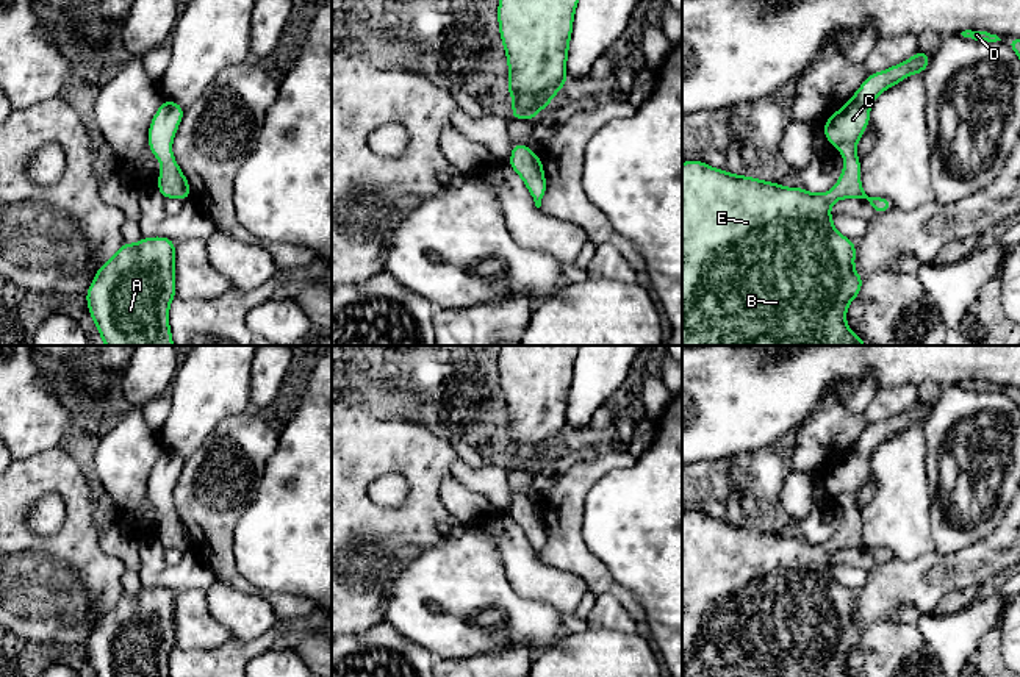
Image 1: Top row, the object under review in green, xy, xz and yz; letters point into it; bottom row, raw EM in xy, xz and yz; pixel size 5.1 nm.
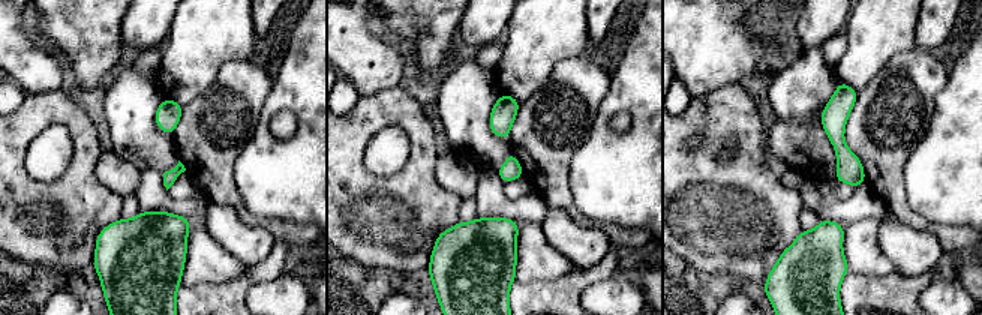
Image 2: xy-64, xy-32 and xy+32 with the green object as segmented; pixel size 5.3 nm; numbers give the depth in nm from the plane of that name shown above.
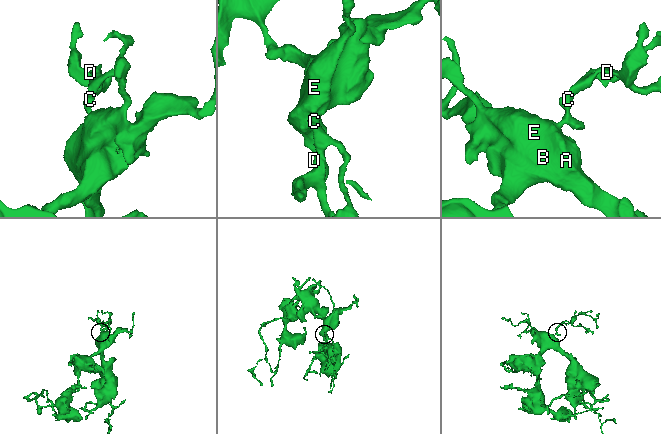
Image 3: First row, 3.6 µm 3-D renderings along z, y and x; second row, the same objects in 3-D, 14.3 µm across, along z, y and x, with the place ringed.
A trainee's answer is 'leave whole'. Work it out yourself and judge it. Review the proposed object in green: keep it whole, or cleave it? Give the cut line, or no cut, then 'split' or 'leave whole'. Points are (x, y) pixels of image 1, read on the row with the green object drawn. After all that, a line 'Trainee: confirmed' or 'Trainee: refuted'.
no cut | leave whole
Trainee: confirmed

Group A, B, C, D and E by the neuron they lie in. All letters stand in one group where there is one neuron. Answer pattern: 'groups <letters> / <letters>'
groups A B C D E

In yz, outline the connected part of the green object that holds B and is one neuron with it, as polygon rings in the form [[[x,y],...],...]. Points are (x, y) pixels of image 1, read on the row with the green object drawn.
[[[918,50],[907,61],[868,75],[857,92],[823,124],[826,141],[840,150],[845,158],[839,181],[824,194],[810,194],[801,186],[784,188],[779,183],[734,175],[723,169],[713,169],[704,161],[682,163],[682,346],[867,346],[862,338],[854,335],[846,325],[846,306],[859,296],[864,283],[864,278],[854,270],[856,242],[835,230],[829,208],[839,199],[862,199],[873,206],[875,214],[881,214],[893,208],[893,202],[890,199],[873,197],[864,192],[860,184],[860,161],[854,150],[868,127],[870,106],[873,100],[890,86],[903,81],[906,77],[910,77],[912,73],[923,73],[929,59],[931,53]]]

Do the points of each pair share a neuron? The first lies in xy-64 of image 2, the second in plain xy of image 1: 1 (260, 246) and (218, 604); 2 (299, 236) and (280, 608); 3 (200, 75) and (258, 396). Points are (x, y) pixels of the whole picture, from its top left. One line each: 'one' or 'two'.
1: one
2: one
3: two

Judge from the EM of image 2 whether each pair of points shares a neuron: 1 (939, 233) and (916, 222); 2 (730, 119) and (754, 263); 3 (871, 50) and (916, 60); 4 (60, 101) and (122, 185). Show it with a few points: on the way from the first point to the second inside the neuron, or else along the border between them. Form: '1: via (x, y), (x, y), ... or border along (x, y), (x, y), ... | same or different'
1: via (933, 228), (922, 224) | same
2: via (751, 155), (751, 224), (754, 227) | same
3: border along (916, 47), (898, 51), (871, 80) | different
4: border along (102, 149), (95, 174), (110, 189) | different

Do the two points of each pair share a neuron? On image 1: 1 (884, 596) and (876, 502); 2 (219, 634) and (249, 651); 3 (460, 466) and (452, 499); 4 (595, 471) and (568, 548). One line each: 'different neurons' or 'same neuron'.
1: different neurons
2: different neurons
3: different neurons
4: same neuron

